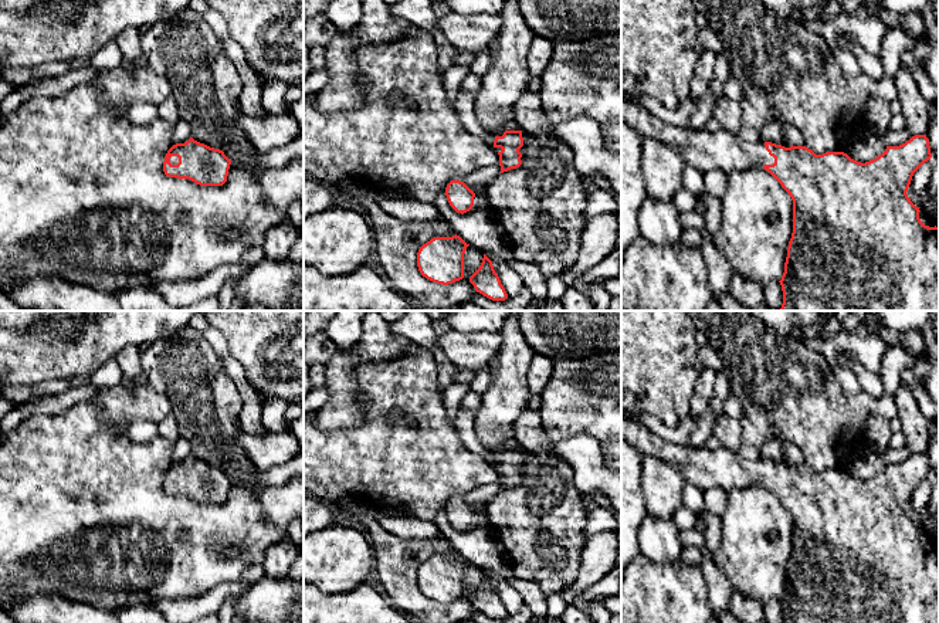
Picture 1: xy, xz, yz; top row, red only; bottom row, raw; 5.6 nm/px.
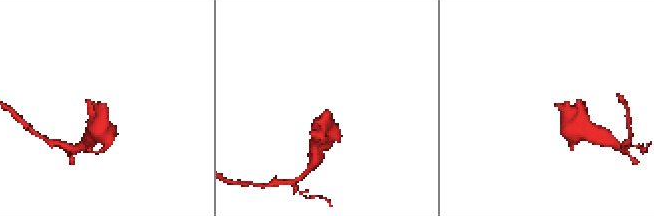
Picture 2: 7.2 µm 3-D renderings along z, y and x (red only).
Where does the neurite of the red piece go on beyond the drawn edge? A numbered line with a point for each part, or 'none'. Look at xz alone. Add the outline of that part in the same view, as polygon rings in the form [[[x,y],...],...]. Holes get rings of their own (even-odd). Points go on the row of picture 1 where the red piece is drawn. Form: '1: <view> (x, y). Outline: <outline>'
1: xz (507, 80). Outline: [[[518,0],[505,3],[501,18],[501,33],[488,48],[491,64],[474,102],[479,123],[494,136],[502,136],[506,131],[504,125],[515,122],[515,105],[532,78],[526,58],[535,37],[519,11]]]

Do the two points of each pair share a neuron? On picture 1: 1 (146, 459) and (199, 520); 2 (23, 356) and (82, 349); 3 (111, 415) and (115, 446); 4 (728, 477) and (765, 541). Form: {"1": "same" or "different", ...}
{"1": "same", "2": "same", "3": "different", "4": "different"}

